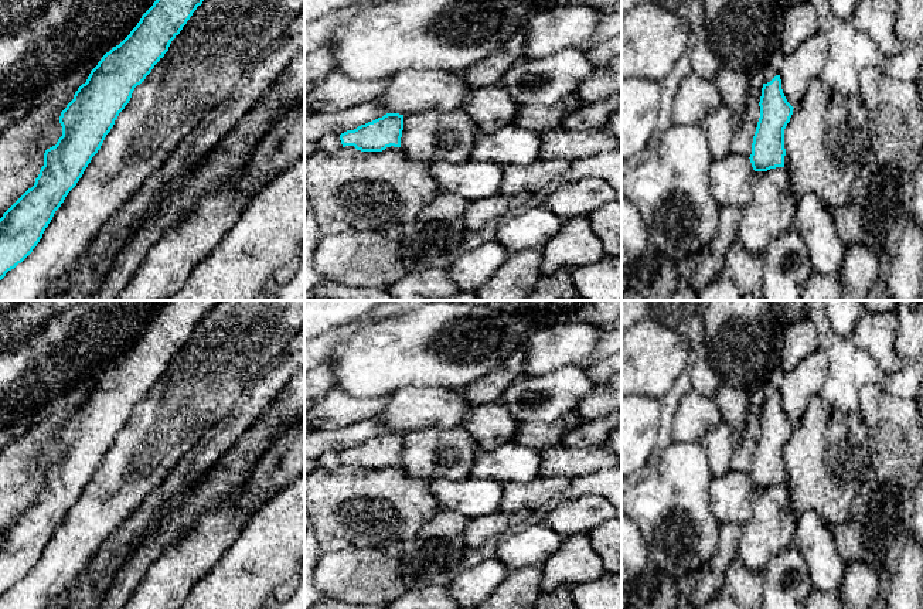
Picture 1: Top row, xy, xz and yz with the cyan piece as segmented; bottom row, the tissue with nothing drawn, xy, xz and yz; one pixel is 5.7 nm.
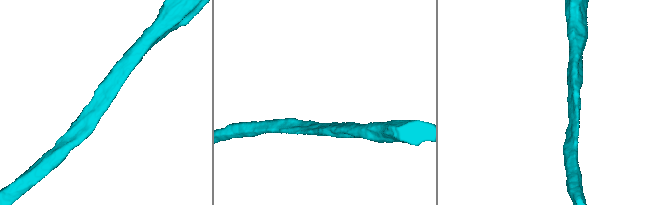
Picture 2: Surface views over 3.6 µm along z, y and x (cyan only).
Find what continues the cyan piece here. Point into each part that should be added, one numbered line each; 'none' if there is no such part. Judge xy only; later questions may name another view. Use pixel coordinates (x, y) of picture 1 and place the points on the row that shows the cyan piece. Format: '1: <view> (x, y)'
none

